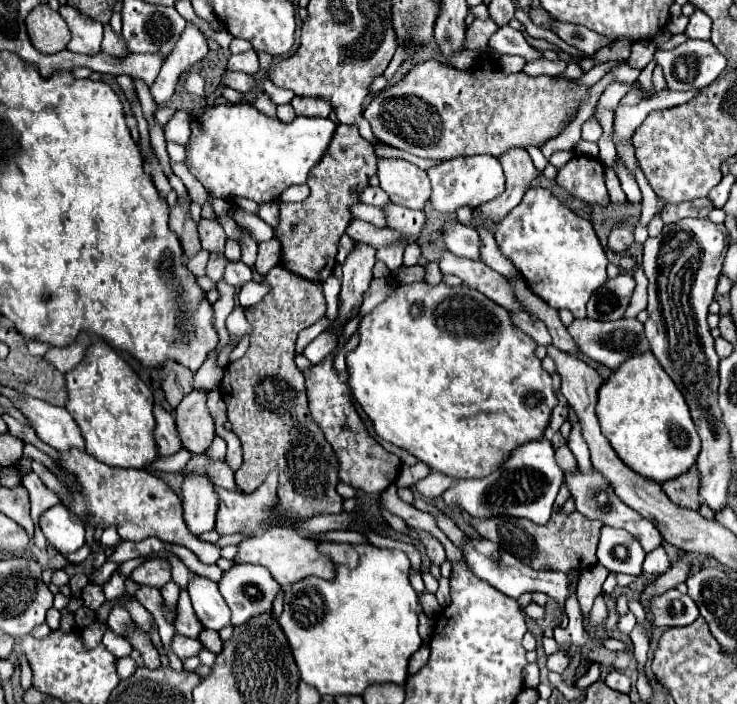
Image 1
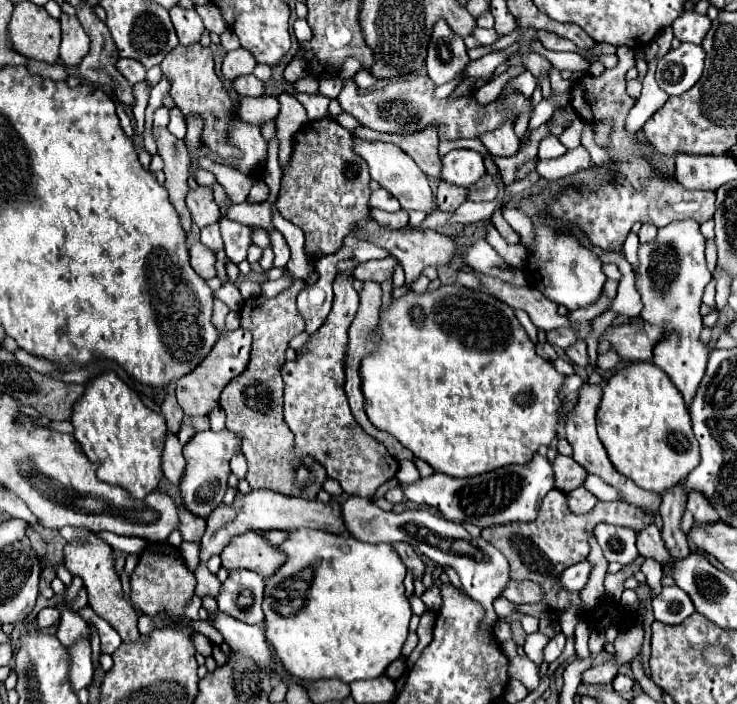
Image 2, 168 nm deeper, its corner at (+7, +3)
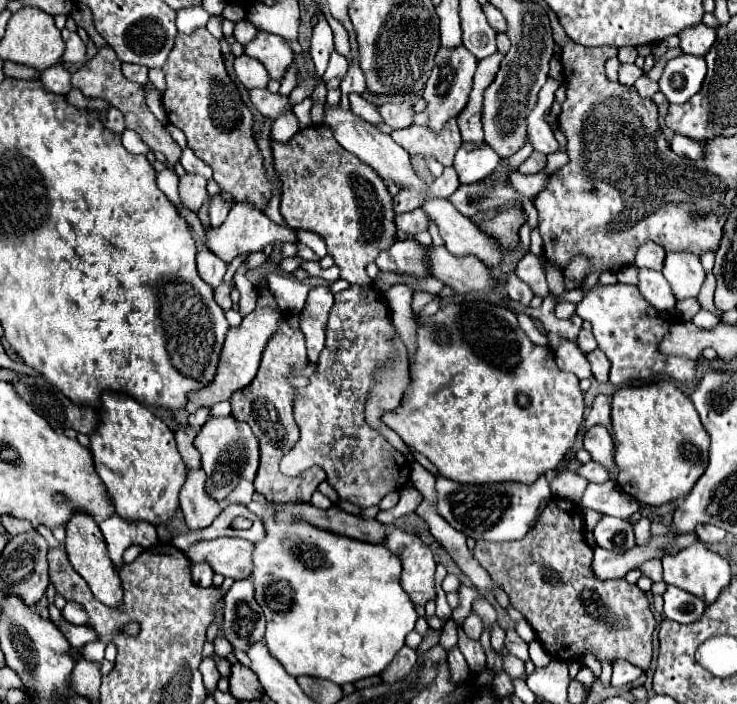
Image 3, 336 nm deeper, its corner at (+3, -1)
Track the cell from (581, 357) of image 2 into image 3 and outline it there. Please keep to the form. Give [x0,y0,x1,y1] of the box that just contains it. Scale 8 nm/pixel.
[587,349,609,383]

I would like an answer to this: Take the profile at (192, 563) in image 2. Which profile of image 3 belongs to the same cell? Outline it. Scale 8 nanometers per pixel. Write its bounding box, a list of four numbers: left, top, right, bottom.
[247,501,417,685]

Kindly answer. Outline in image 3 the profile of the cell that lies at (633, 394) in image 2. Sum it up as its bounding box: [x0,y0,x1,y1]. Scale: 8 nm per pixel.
[611,381,707,507]

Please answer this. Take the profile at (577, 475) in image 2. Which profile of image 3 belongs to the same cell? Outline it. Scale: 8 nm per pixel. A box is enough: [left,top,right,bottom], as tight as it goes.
[577,461,609,483]

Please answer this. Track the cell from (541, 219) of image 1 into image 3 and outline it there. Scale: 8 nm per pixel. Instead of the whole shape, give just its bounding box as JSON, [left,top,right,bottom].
[577,283,695,387]

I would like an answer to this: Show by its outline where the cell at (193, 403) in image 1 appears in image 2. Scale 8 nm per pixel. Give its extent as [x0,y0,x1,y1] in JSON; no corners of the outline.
[175,329,251,415]

